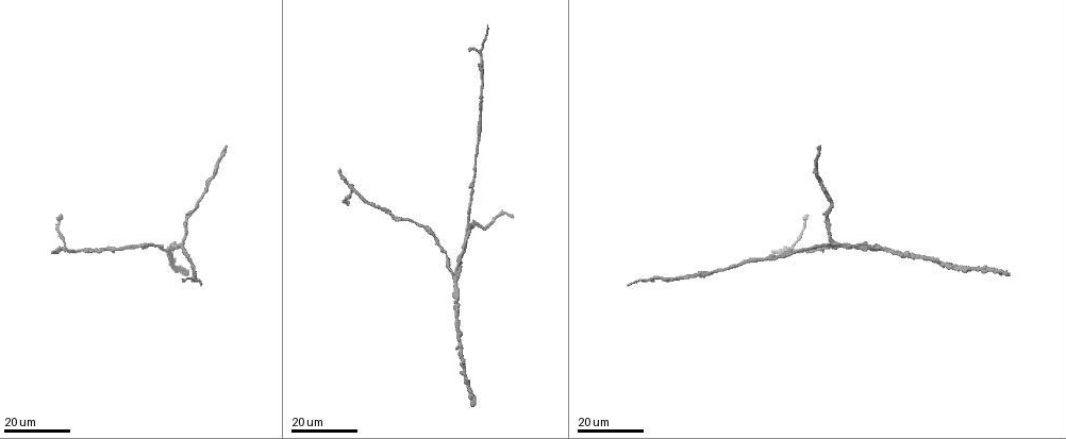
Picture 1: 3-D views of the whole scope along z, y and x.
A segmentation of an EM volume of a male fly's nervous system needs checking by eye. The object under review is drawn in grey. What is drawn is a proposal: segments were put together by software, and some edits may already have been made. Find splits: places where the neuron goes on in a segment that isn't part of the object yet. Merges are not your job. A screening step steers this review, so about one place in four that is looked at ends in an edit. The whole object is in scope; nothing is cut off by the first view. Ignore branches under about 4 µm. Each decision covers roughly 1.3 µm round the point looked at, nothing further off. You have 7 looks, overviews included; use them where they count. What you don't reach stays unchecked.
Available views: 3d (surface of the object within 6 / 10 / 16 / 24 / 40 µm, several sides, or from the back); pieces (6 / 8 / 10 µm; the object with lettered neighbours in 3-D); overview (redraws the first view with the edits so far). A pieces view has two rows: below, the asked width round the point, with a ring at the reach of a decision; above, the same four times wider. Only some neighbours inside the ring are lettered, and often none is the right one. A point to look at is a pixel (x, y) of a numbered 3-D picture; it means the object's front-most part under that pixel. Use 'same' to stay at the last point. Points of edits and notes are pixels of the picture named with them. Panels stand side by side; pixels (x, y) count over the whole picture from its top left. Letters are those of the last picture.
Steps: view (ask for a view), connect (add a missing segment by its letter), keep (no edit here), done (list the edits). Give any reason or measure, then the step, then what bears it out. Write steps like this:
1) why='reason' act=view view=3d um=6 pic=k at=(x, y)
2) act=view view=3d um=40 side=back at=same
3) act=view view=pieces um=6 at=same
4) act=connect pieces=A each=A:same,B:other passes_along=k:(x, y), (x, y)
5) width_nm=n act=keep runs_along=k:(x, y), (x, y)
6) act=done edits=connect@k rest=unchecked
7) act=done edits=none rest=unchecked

why='free end' act=view view=3d um=16 pic=1 at=(341, 168)

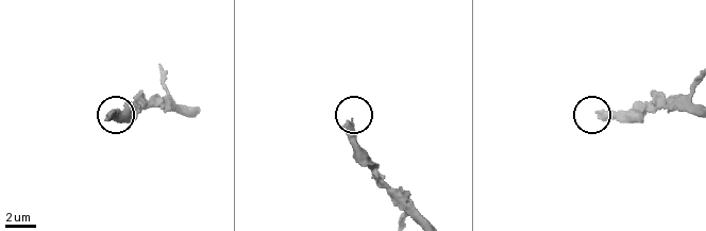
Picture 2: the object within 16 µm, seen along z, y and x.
act=view view=pieces um=6 pic=2 at=(599, 113)

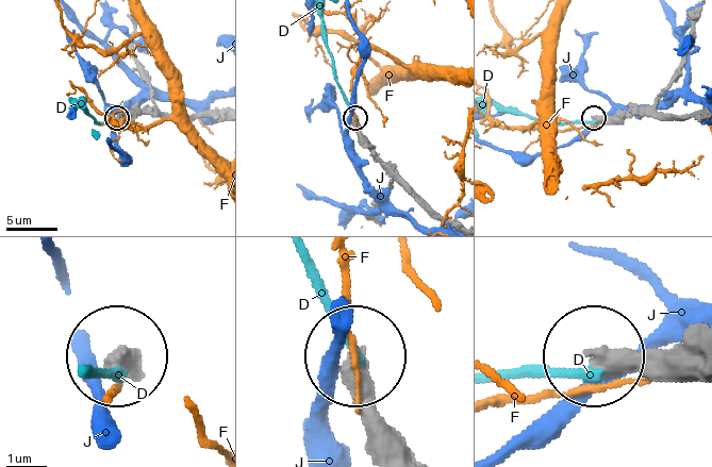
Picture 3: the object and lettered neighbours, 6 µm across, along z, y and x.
width_nm=410 act=keep each=D:other,F:other,J:other runs_along=3:(683, 340), (595, 354) found='no lettered segment goes on from it'

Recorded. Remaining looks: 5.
why='end of a long branch' act=view view=3d um=16 pic=1 at=(820, 145)

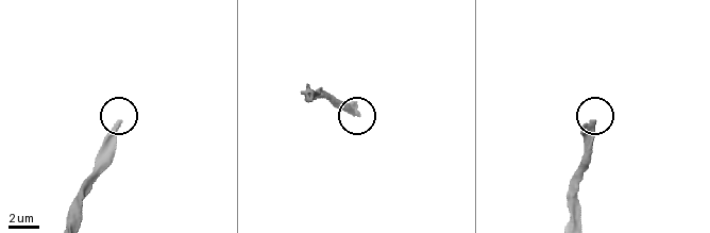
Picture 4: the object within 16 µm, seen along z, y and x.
act=view view=pieces um=8 pic=4 at=(358, 113)

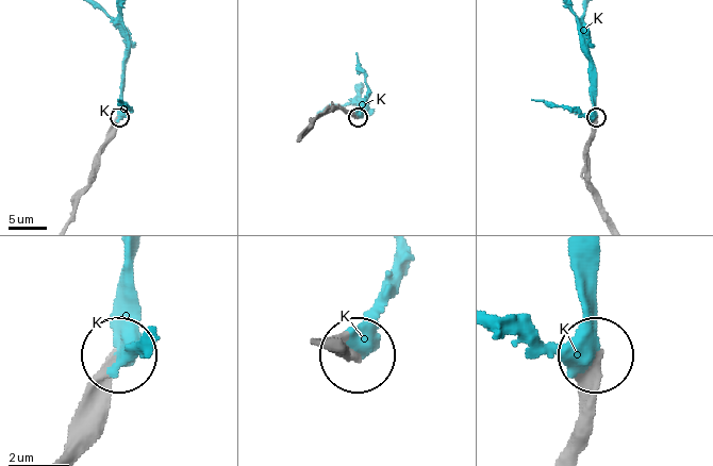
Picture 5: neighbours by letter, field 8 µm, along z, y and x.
act=connect pieces=K each=K:same passes_along=5:(66, 436), (79, 401), (119, 352), (119, 279), (127, 255) found='it goes on there'

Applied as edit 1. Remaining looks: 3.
act=view view=overview

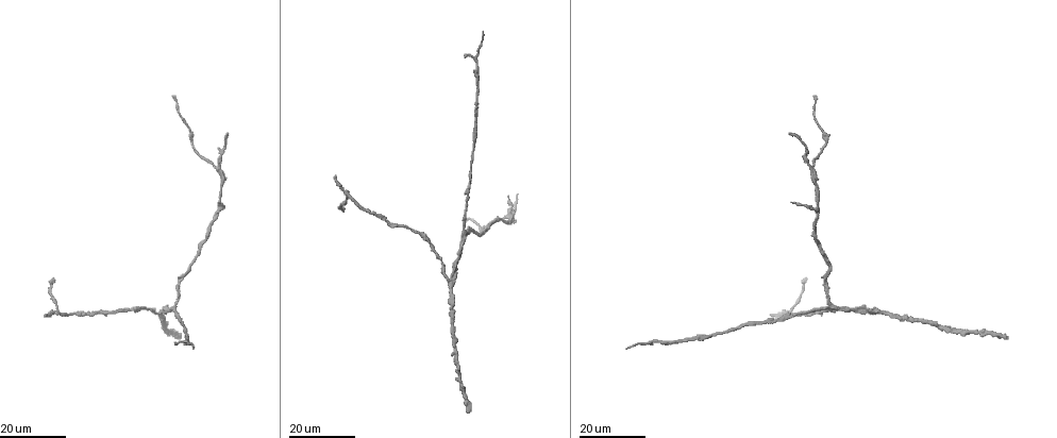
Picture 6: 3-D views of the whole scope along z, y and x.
why='branch stops here' act=view view=3d um=24 pic=6 at=(225, 134)

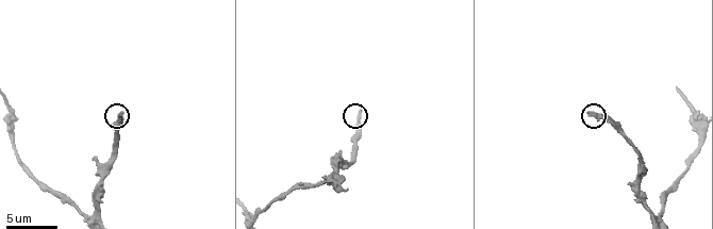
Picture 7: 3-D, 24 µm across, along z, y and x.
act=view view=pieces um=6 pic=7 at=(122, 114)

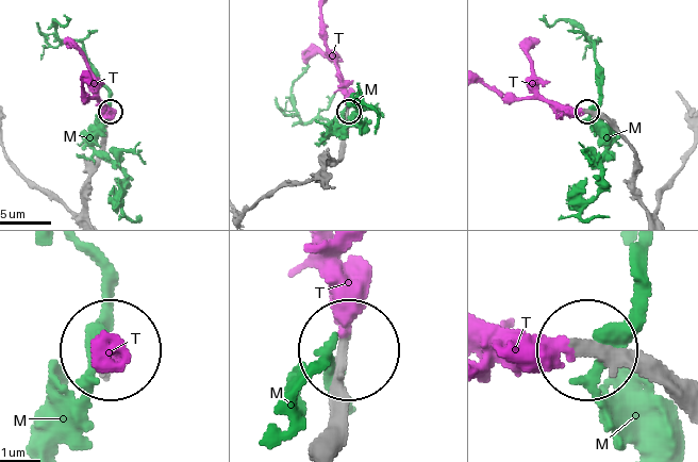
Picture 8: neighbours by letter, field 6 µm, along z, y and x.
act=connect pieces=T each=M:other,T:same passes_along=8:(680, 406), (643, 375), (568, 348), (491, 348) found='the neuron continues'

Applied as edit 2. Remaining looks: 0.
act=done edits=connect@5,connect@8 rest=unchecked

